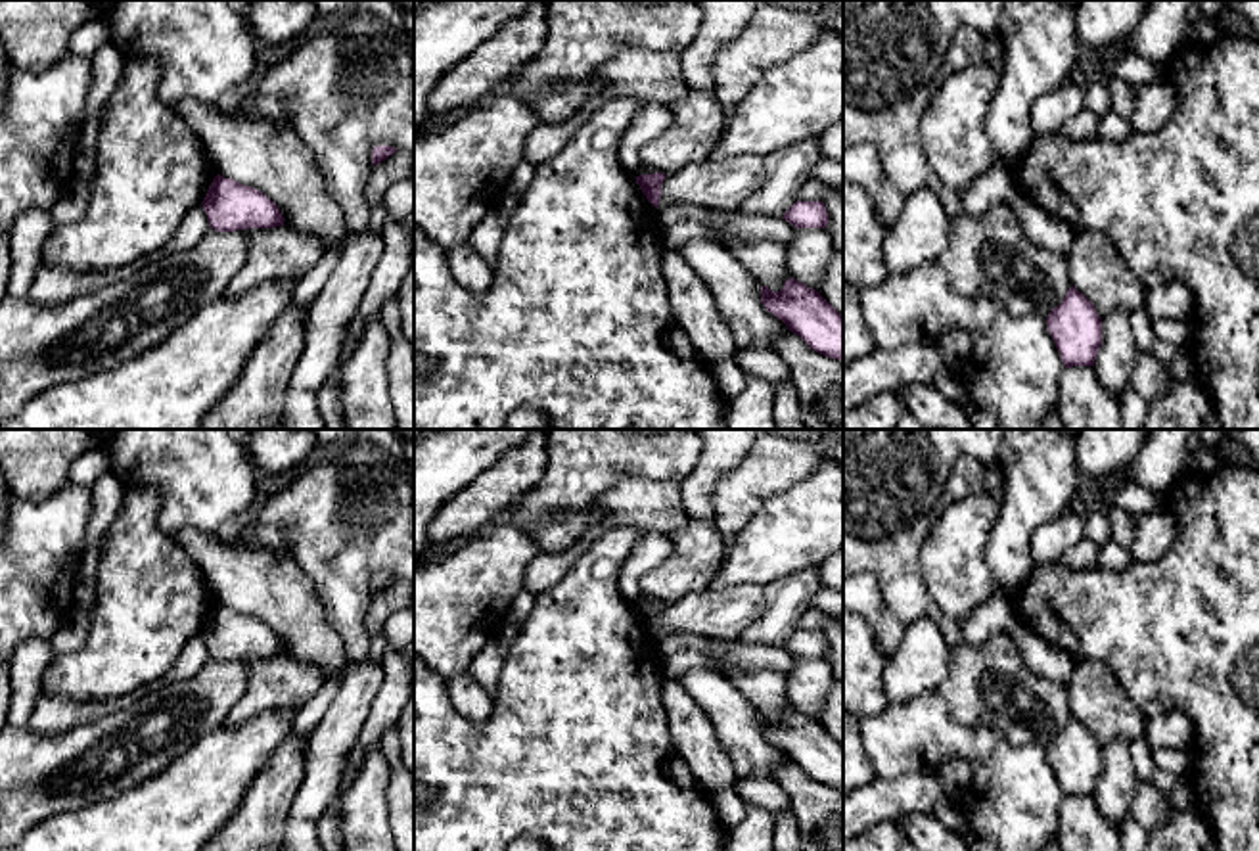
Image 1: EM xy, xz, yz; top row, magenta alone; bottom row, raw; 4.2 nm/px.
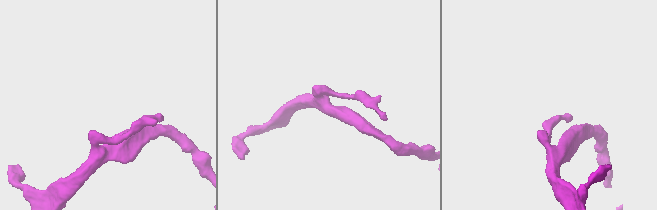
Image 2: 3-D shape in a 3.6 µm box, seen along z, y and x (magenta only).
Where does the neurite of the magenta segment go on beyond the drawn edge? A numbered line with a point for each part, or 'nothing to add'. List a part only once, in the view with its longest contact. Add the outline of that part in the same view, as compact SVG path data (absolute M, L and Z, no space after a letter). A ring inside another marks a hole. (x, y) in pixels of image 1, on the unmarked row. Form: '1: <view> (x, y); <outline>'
nothing to add

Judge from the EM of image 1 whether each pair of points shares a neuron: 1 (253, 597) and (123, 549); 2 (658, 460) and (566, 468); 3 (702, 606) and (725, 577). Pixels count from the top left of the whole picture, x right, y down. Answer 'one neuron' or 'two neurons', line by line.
1: two neurons
2: one neuron
3: two neurons

